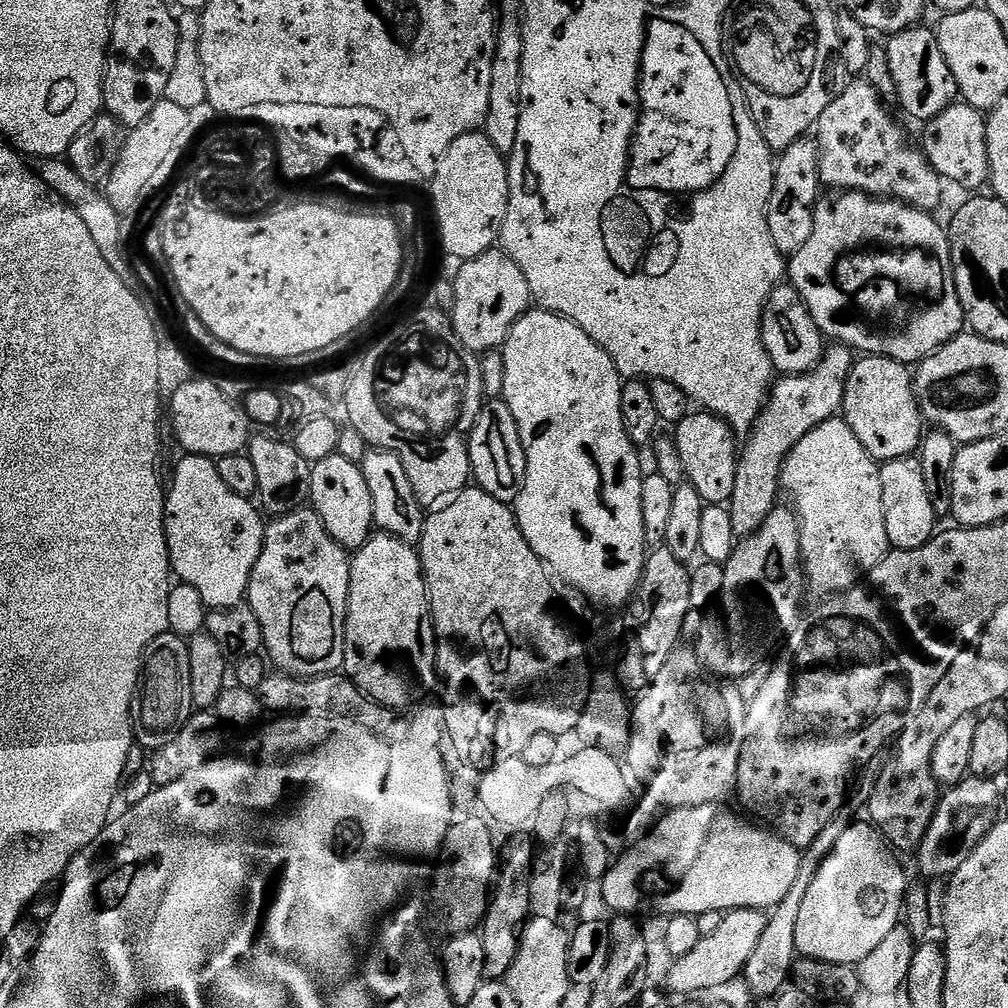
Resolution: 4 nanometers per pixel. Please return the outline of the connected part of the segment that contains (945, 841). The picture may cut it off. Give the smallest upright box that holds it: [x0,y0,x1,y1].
[918,775,1000,877]

